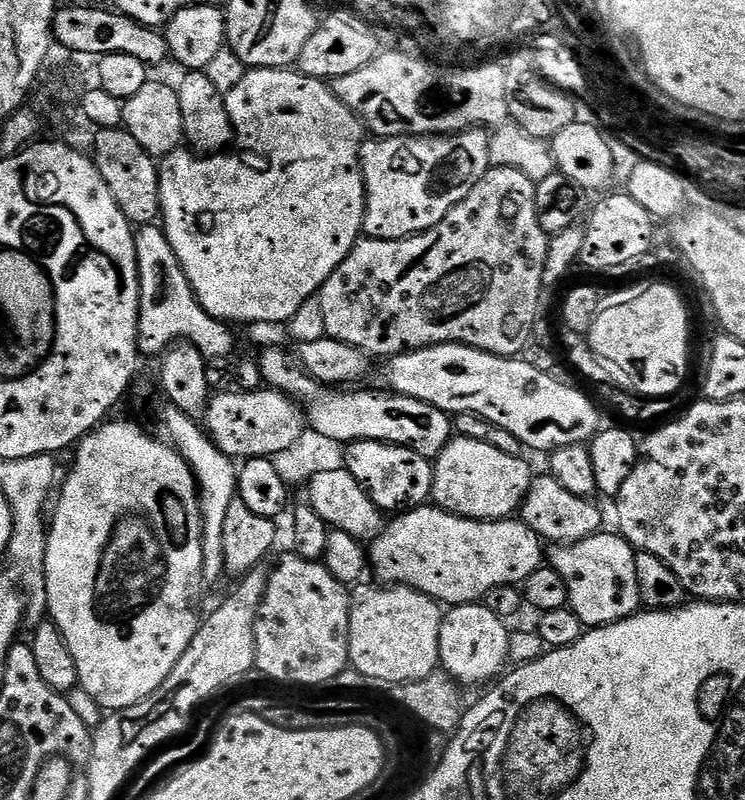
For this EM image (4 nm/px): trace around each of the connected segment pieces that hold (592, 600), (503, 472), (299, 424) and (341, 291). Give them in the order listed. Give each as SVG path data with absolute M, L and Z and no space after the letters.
M601 530L590 538L582 538L577 544L561 544L553 547L550 552L550 567L558 570L566 582L568 591L568 607L584 624L585 629L601 628L619 620L635 616L641 611L640 591L638 590L638 566L636 565L637 551L615 531Z
M457 435L435 457L432 495L435 507L471 520L506 520L517 515L534 479L534 471L520 456L502 454L486 442Z
M279 390L231 391L220 392L217 396L215 393L207 401L202 412L202 415L204 415L204 420L202 419L203 427L218 446L218 450L222 450L227 456L231 456L240 462L253 458L273 458L280 451L288 450L290 446L294 446L298 442L299 436L305 432L306 413L303 407L291 396L287 396L286 393Z
M489 167L488 173L480 179L478 186L474 186L474 190L470 190L470 194L466 194L466 198L458 202L458 206L454 206L454 210L450 210L450 214L446 214L446 218L438 222L438 226L419 232L417 236L408 236L404 240L369 240L367 238L357 240L350 254L340 263L338 270L334 270L330 278L326 278L326 282L318 293L322 306L322 319L326 322L324 335L331 340L354 346L369 358L401 356L404 352L428 348L431 344L468 344L471 348L477 348L495 356L519 357L533 339L531 336L536 328L536 315L540 312L540 292L545 291L544 271L550 236L539 225L538 210L535 206L536 185L537 181L526 178L526 174L522 174L520 170Z

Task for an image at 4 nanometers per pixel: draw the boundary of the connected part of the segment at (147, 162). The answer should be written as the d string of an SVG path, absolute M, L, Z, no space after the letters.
M123 127L102 128L95 133L96 152L94 159L96 168L102 174L106 186L110 186L110 194L114 194L114 202L118 202L118 210L126 214L133 226L155 224L161 219L160 210L160 169L157 161L142 146L138 146L133 136Z

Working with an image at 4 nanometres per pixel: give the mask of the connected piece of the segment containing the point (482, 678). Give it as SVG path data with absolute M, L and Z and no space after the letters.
M483 603L458 604L449 607L440 621L440 664L443 671L449 672L464 686L484 683L487 685L495 681L505 671L504 664L509 663L510 632L509 629L504 628L507 628L505 621L490 614L490 610L485 608Z

